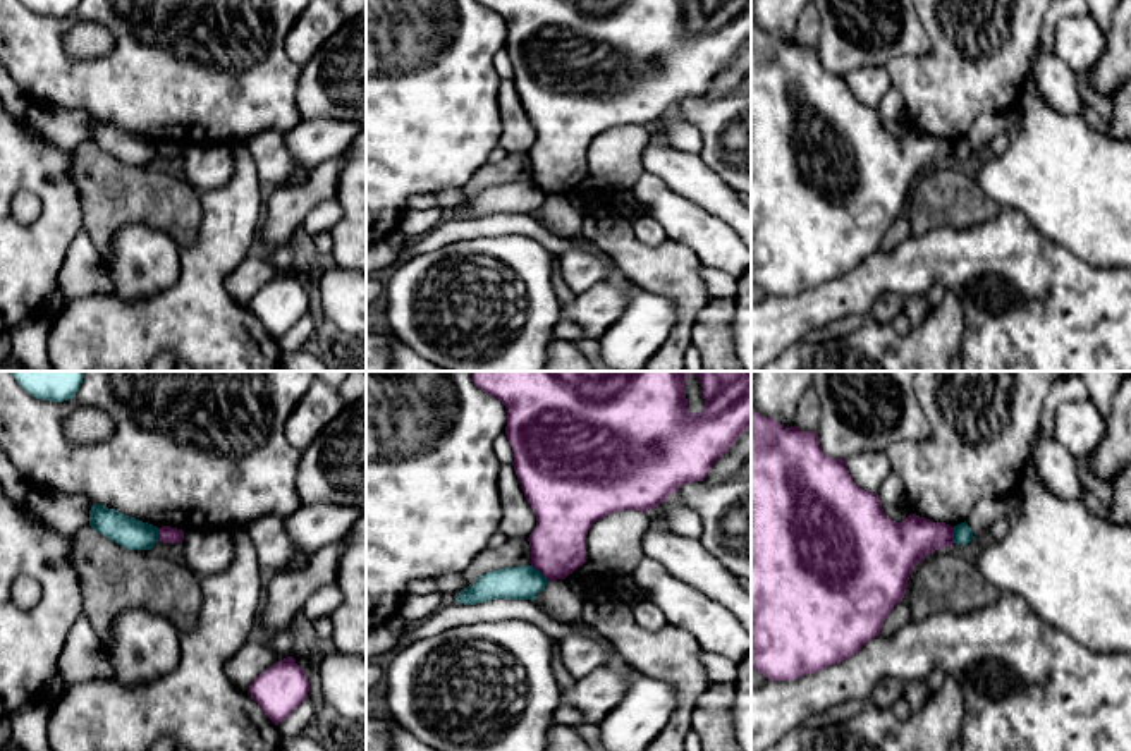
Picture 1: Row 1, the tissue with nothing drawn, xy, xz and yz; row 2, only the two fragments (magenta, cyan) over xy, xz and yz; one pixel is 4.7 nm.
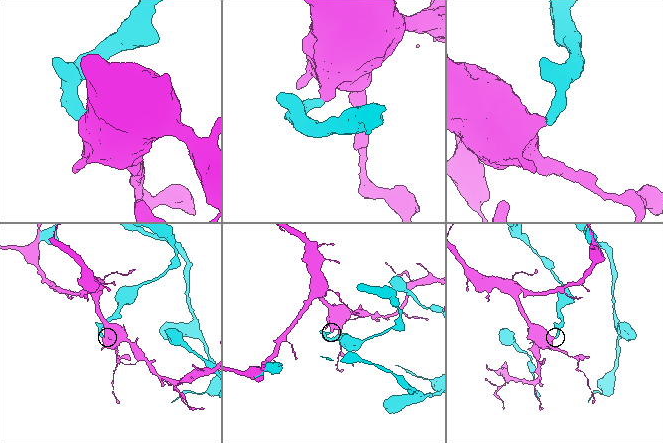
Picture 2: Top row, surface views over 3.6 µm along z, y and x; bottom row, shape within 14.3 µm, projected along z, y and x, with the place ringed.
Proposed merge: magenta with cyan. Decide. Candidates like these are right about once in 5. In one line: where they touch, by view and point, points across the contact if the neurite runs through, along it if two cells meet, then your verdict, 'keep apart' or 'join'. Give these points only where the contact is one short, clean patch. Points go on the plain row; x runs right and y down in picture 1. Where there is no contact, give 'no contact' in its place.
meets magenta in xz at (542, 188); border along xz (531, 179), (550, 196); keep apart

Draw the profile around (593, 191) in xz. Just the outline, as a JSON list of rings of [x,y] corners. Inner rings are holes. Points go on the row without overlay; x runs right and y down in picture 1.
[[[586,174],[581,182],[566,192],[566,196],[572,208],[586,217],[612,203],[617,191],[619,189],[608,177]]]

